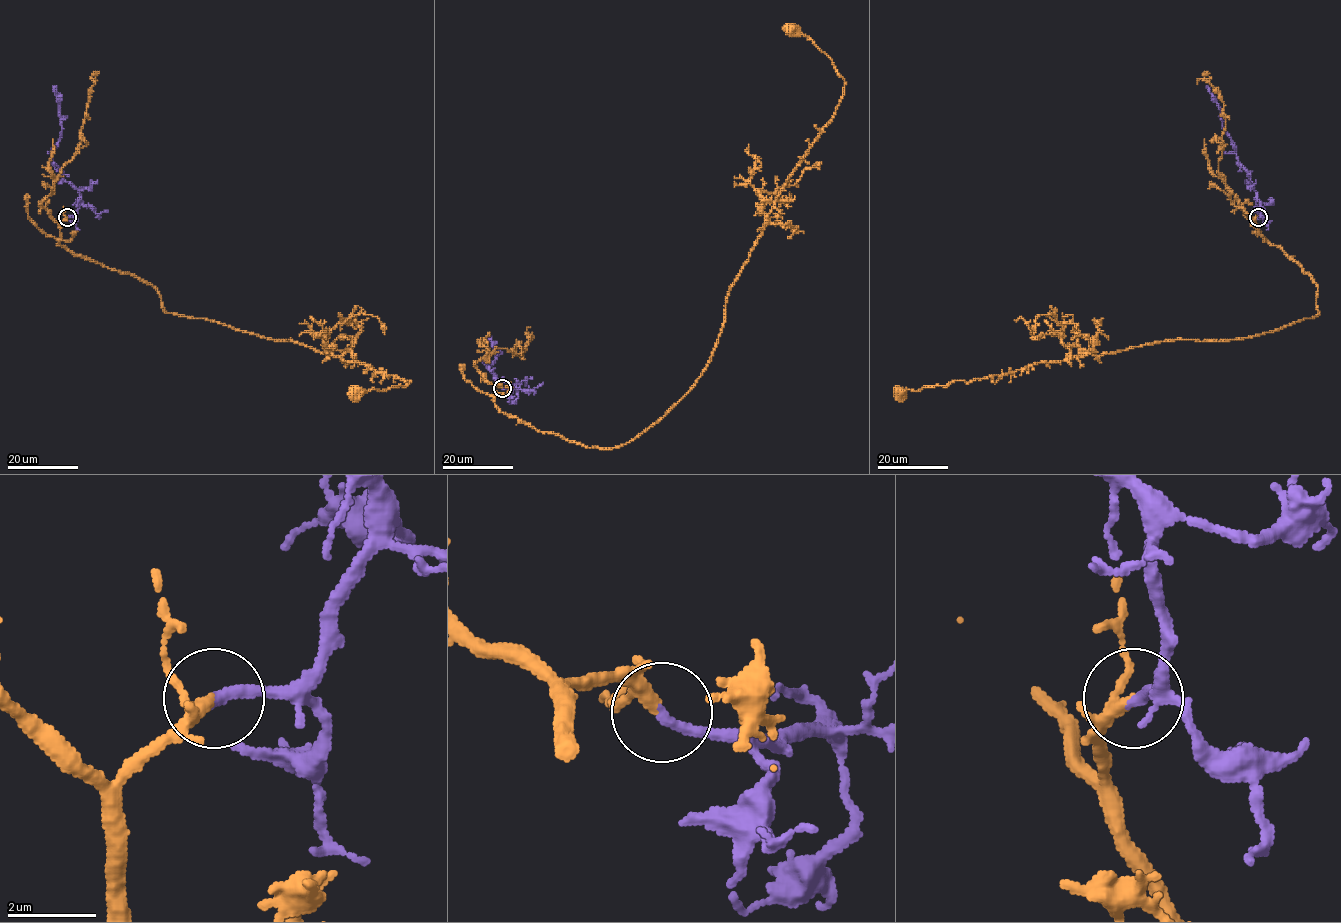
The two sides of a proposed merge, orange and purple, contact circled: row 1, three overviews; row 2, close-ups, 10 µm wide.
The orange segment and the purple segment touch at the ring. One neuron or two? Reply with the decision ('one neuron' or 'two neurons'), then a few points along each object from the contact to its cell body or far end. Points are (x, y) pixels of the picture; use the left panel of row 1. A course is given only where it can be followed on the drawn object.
one neuron | orange via (67, 217), (61, 223), (60, 245), (150, 283), (167, 312), (277, 341), (290, 339), (410, 382), (356, 392) | purple via (67, 217), (76, 213), (80, 193), (63, 178), (52, 160), (51, 150), (61, 131), (54, 85)

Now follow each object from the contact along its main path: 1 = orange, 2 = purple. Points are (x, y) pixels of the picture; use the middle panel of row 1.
1: (502, 388), (501, 412), (602, 448), (637, 437), (695, 383), (729, 288), (844, 93), (832, 60), (791, 28)
2: (502, 388), (515, 389), (498, 380), (487, 367), (496, 357), (489, 337)

